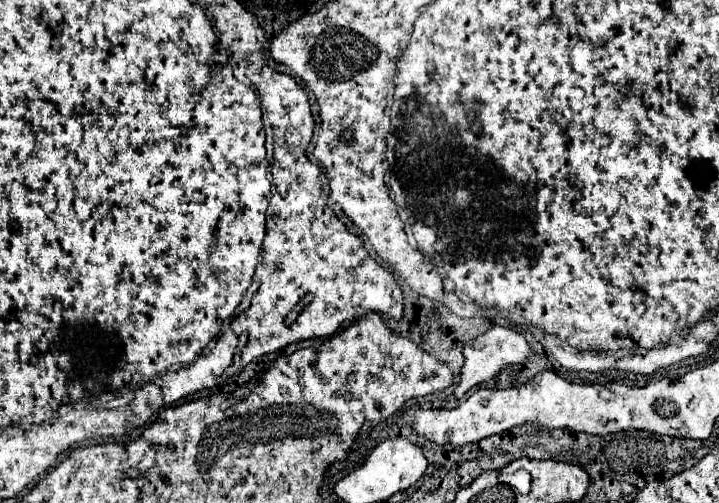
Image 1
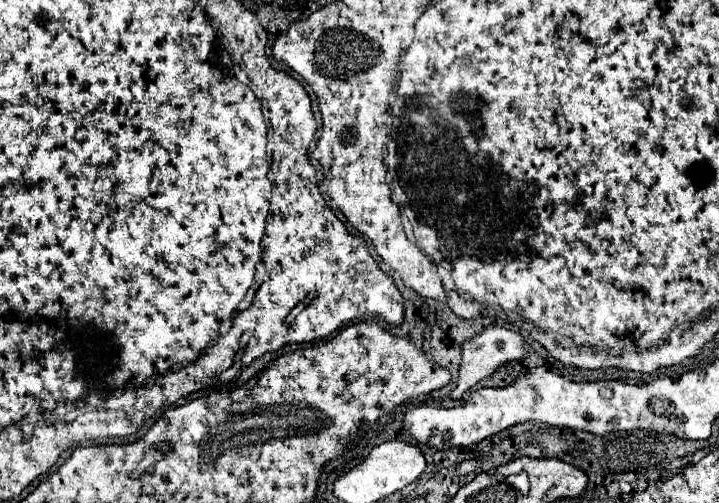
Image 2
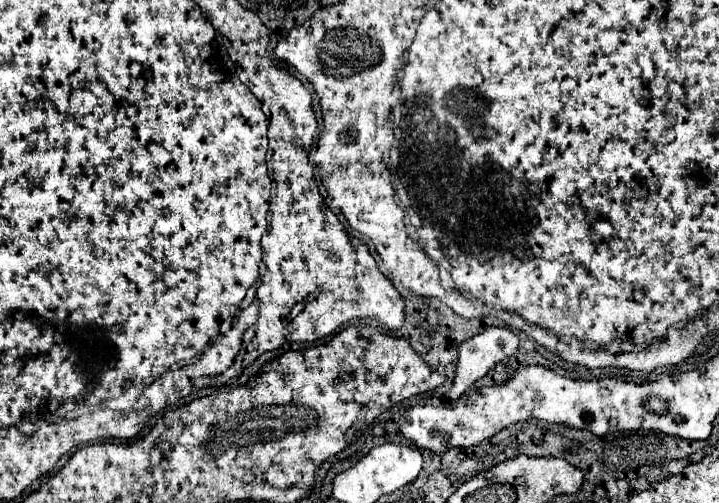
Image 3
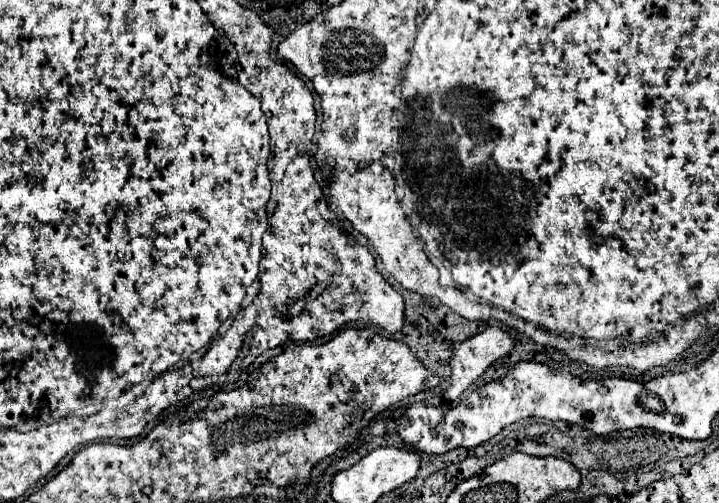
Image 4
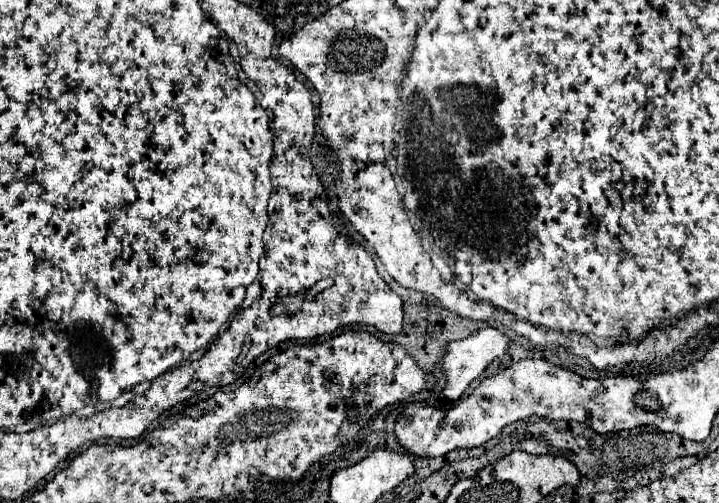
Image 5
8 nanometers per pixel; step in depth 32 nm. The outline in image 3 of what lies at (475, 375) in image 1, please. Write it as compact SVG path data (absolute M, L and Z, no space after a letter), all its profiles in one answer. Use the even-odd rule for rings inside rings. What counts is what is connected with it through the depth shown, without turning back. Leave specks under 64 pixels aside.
M488 326L482 334L460 344L454 386L448 392L450 400L460 398L476 380L486 376L504 358L516 356L520 350L520 336L508 328Z

